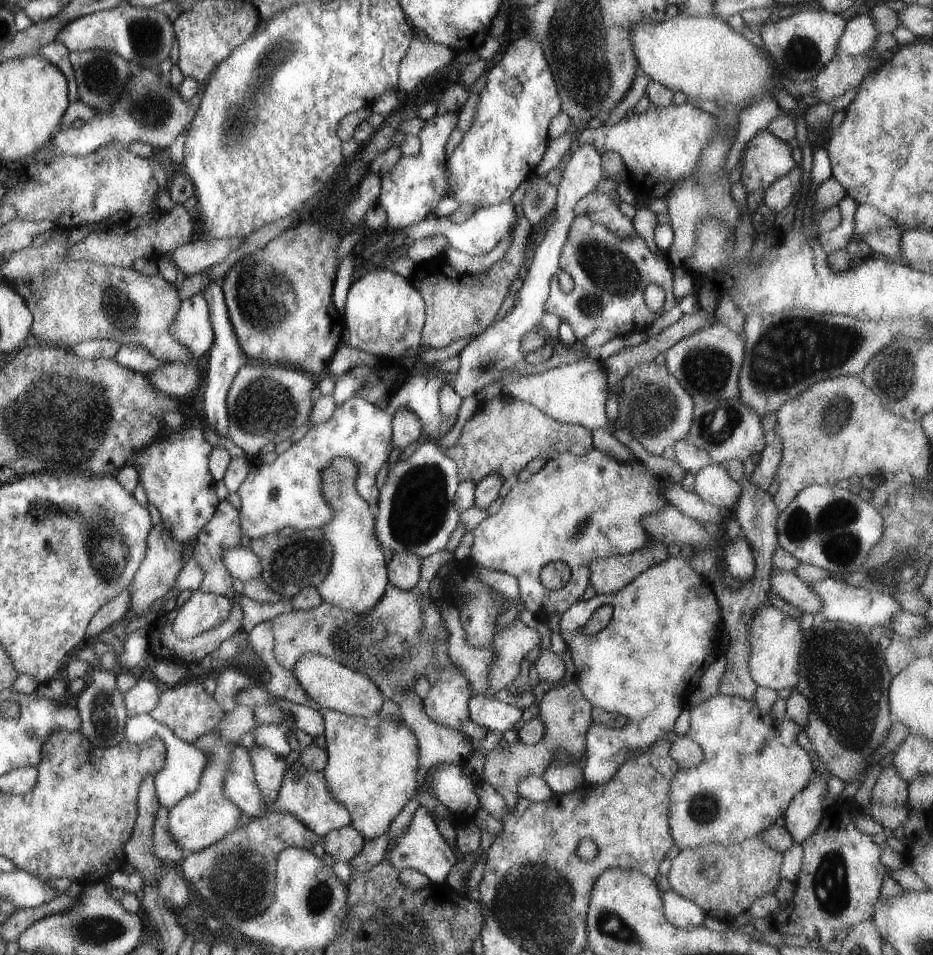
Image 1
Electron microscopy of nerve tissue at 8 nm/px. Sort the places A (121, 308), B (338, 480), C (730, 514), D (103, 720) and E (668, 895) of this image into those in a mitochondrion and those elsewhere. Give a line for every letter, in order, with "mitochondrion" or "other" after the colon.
A: mitochondrion
B: mitochondrion
C: other
D: mitochondrion
E: other

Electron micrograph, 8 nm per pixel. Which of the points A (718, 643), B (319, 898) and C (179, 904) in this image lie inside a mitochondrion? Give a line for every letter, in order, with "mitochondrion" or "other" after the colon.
A: other
B: mitochondrion
C: other

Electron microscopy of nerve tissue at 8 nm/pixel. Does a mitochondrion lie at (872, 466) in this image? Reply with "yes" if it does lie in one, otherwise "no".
no

